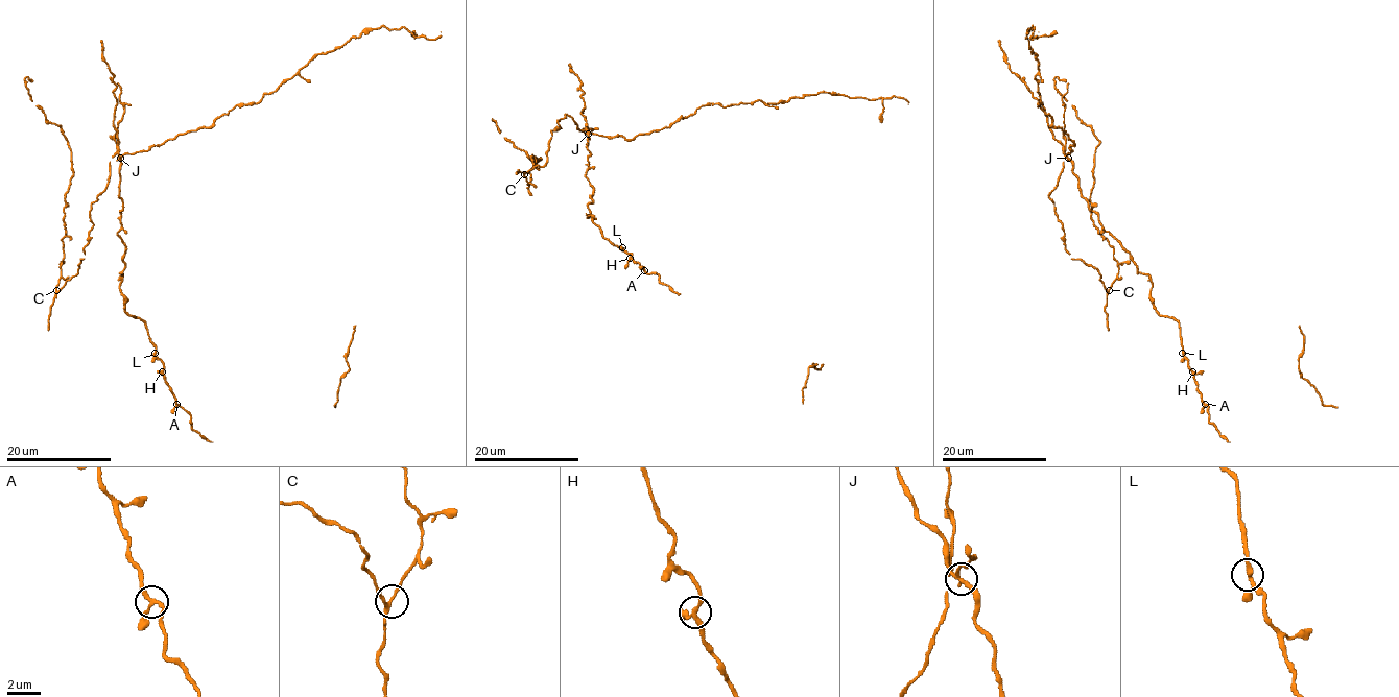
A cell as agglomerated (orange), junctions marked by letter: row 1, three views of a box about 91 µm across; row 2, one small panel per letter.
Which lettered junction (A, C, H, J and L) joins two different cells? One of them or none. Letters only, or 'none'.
J

